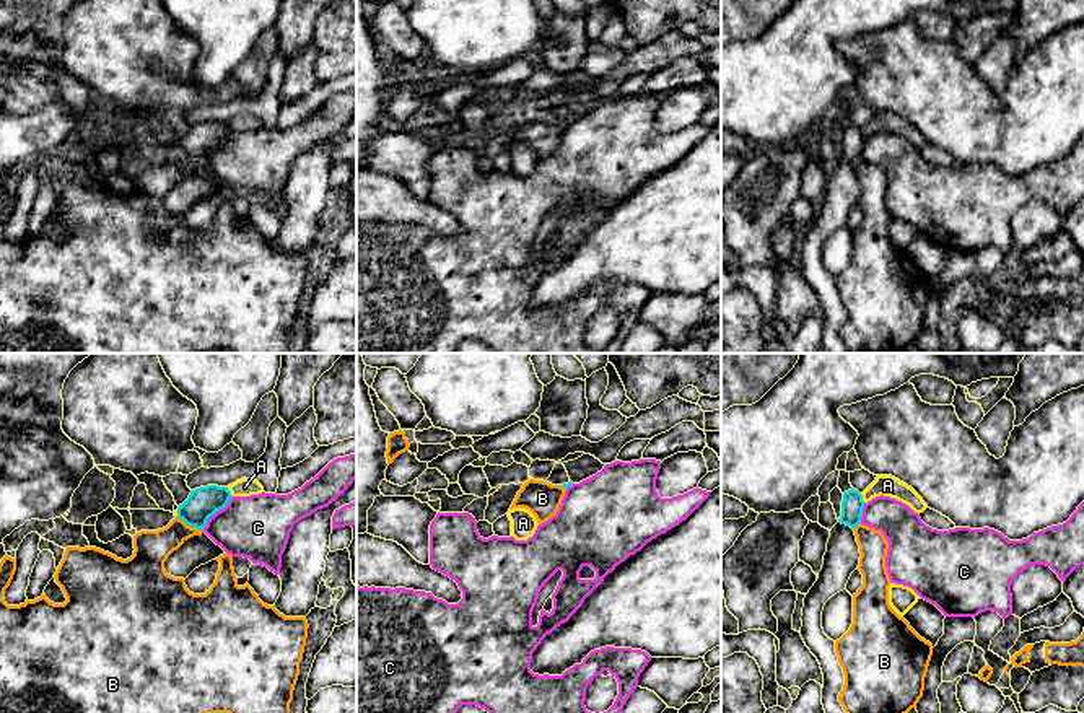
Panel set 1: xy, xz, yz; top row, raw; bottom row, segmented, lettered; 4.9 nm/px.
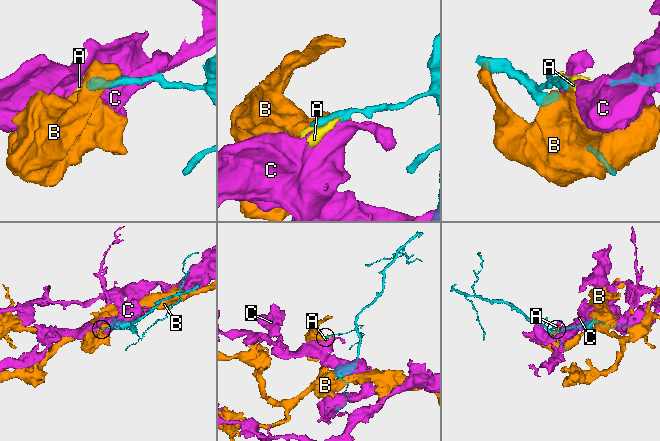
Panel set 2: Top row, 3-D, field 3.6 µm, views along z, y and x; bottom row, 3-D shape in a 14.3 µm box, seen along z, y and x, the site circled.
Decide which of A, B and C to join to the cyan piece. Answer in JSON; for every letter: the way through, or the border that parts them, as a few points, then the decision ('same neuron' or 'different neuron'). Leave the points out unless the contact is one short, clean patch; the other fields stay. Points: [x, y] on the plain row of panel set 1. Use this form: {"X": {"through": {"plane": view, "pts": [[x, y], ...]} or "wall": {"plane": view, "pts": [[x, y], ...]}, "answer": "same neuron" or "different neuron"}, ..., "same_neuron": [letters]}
{"A": {"answer": "different neuron"}, "B": {"wall": {"plane": "xy", "pts": [[176, 152], [202, 166]]}, "answer": "different neuron"}, "C": {"answer": "different neuron"}, "same_neuron": []}

